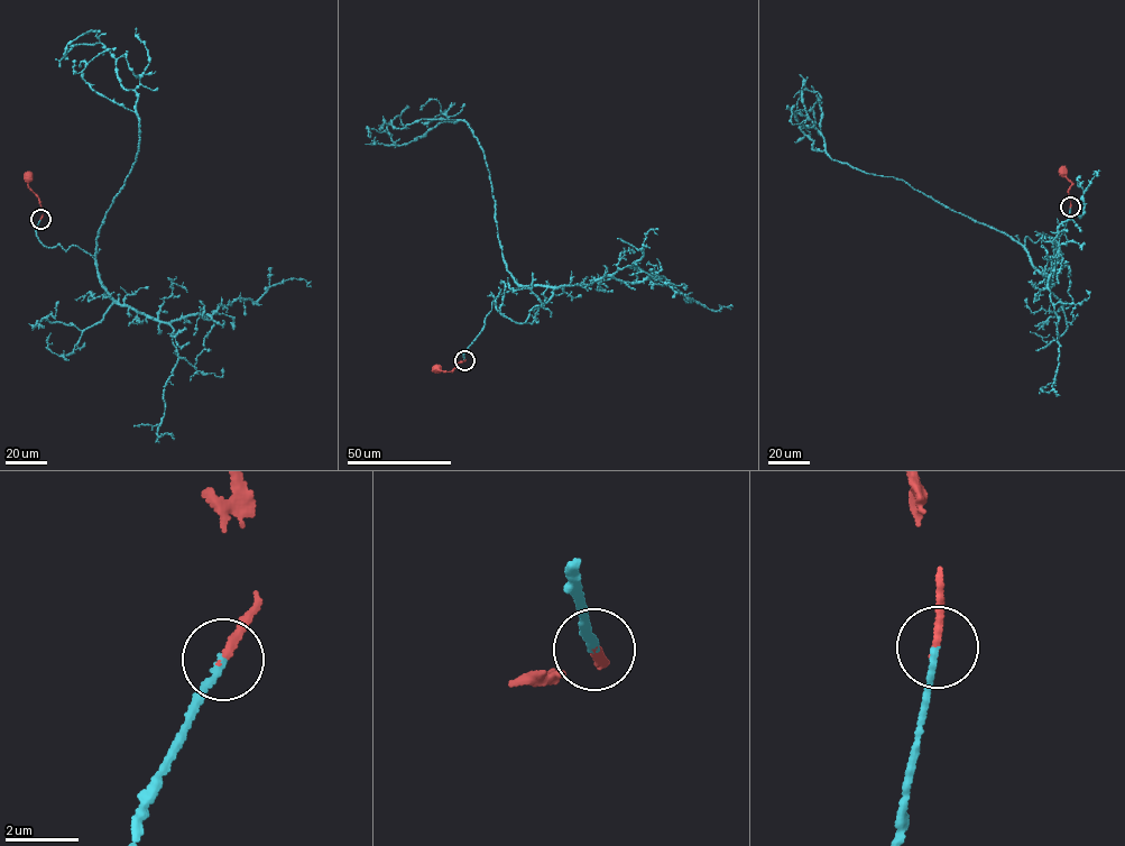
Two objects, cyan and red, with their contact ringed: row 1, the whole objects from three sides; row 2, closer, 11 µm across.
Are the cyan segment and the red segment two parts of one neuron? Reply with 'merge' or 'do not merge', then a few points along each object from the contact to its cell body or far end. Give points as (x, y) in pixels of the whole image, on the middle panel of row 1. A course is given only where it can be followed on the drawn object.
merge; course cyan (464, 360), (492, 302), (518, 286), (483, 150), (461, 119), (398, 145), (371, 132); course red (464, 360), (453, 370), (436, 368)

